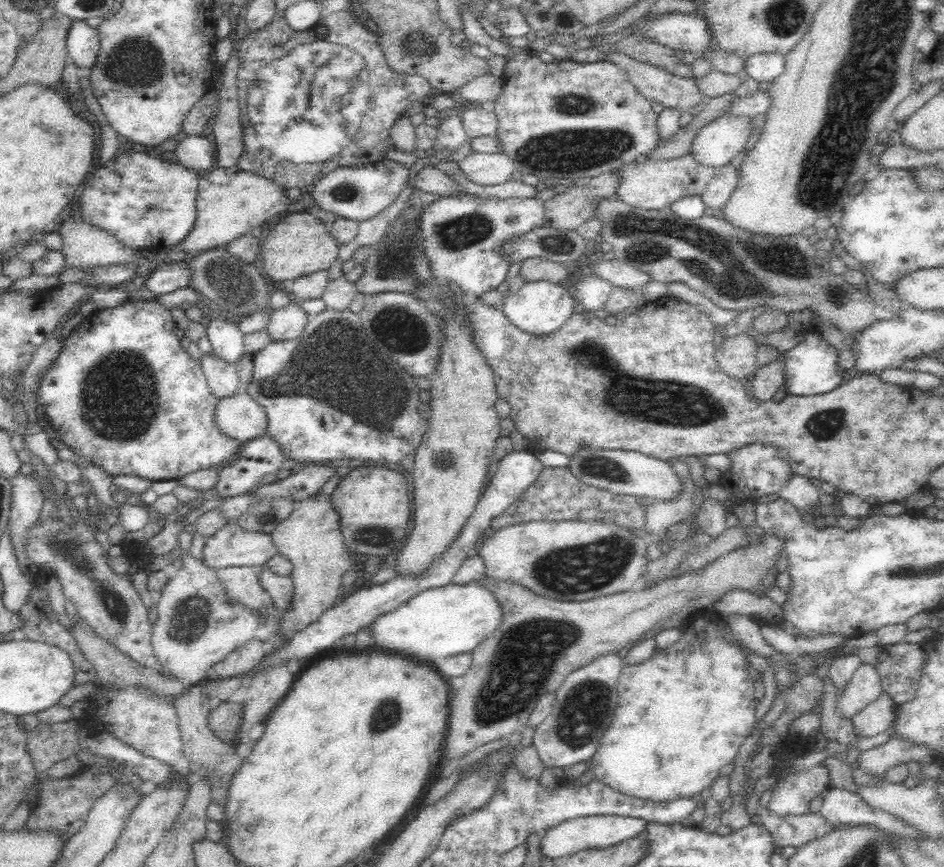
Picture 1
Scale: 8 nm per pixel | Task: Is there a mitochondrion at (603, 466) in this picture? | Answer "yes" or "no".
yes

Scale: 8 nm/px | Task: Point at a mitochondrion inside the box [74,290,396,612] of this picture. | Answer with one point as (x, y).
(119, 400)

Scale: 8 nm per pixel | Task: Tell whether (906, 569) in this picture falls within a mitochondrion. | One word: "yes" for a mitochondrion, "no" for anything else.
yes

